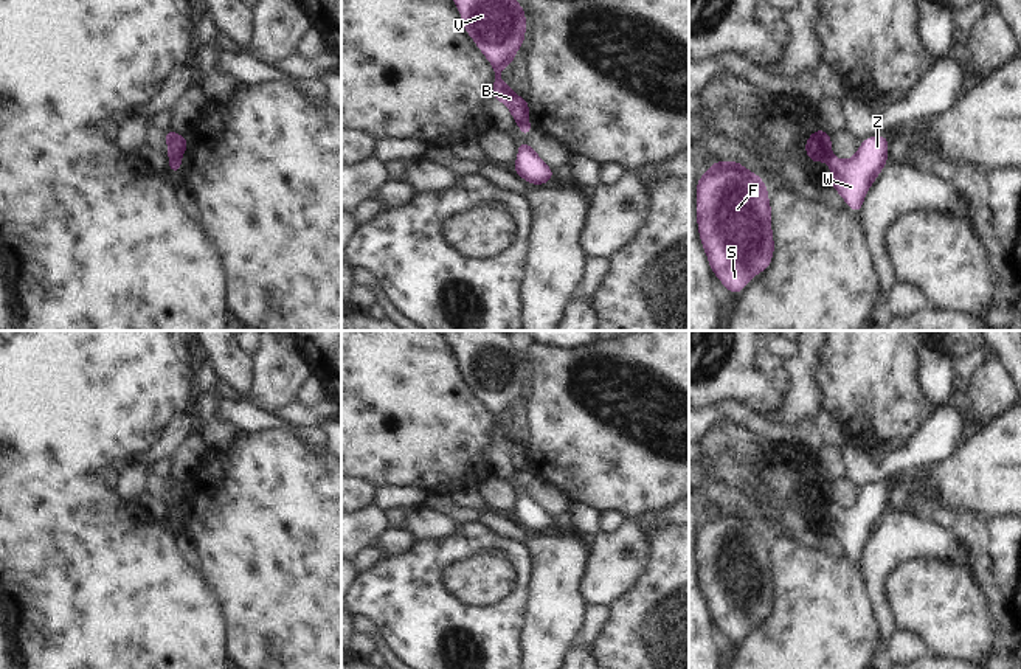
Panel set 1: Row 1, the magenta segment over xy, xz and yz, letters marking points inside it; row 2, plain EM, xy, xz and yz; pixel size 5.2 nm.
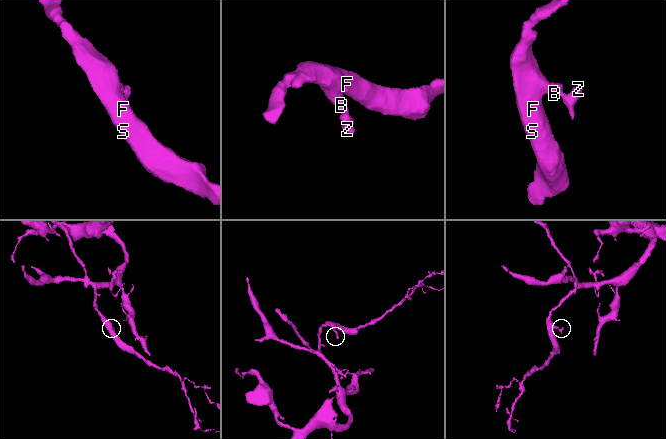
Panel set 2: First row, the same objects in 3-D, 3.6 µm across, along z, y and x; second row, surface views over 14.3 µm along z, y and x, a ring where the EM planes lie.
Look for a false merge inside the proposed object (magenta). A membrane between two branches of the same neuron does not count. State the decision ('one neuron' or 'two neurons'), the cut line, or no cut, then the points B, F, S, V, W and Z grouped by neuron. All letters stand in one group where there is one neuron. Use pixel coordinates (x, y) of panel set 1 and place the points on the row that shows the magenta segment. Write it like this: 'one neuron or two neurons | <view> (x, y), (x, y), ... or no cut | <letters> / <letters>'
two neurons | xy (180, 157), (169, 162) | B F S V / W Z

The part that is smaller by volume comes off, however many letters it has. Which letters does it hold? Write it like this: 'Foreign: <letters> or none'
Foreign: W, Z

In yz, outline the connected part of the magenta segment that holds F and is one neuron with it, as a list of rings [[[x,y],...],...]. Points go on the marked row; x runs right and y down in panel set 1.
[[[734,160],[715,161],[697,179],[698,236],[712,273],[732,295],[739,295],[757,273],[770,269],[774,239],[767,192],[762,177]]]

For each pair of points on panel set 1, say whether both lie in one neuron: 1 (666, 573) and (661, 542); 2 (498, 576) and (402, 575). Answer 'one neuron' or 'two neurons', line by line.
1: one neuron
2: two neurons

